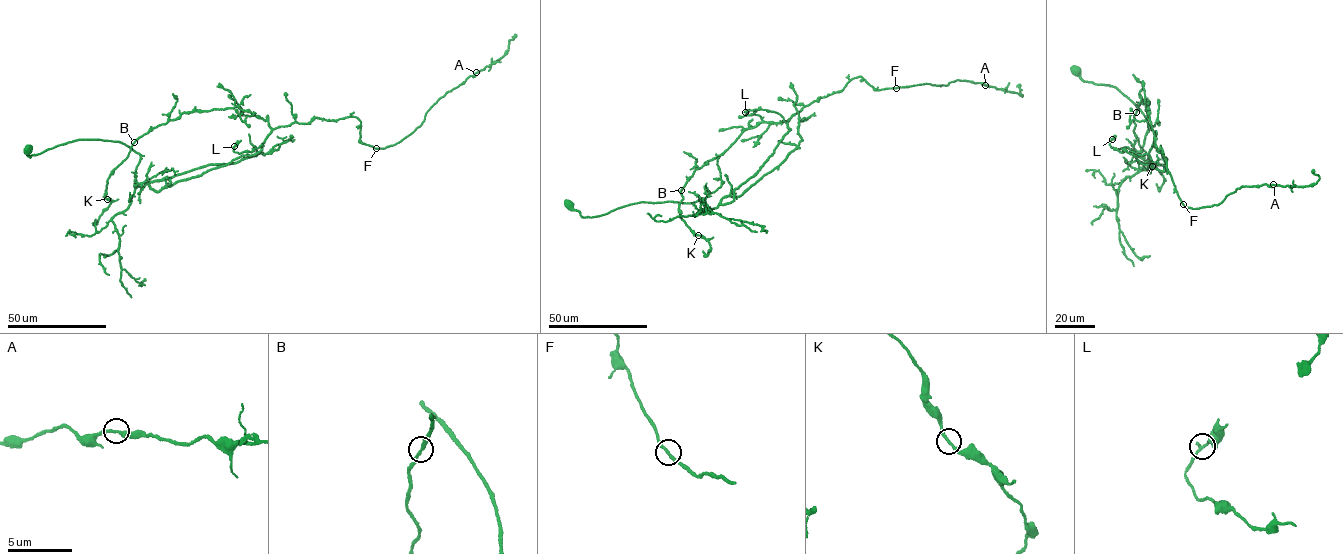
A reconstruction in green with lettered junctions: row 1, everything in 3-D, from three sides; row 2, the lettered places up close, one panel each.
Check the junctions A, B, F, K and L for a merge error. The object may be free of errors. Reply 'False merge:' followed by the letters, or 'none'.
False merge: none

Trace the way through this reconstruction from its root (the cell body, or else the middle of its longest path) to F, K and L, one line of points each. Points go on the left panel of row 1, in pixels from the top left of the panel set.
F: (27, 149), (119, 141), (140, 155), (135, 187), (157, 191), (315, 118), (355, 116), (359, 140), (376, 148)
K: (27, 149), (119, 141), (157, 191), (271, 128), (182, 113), (135, 141), (107, 199)
L: (27, 149), (119, 141), (140, 155), (135, 187), (157, 191), (264, 142), (234, 147)

